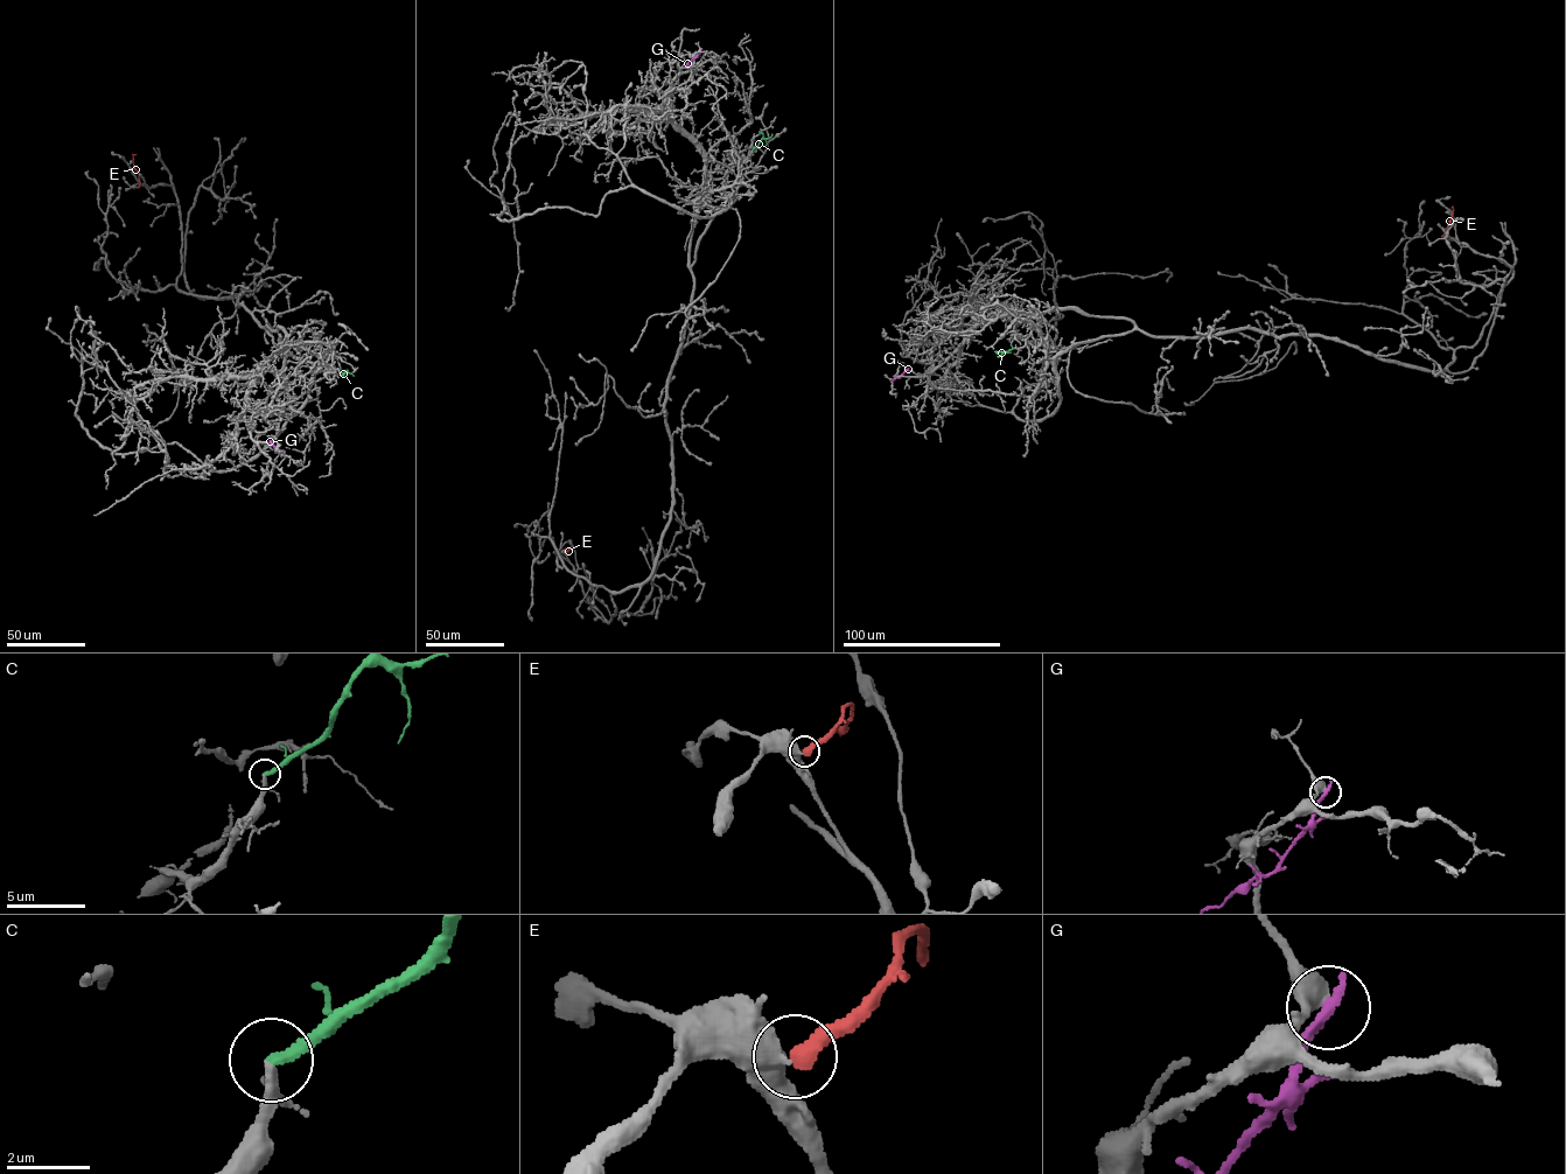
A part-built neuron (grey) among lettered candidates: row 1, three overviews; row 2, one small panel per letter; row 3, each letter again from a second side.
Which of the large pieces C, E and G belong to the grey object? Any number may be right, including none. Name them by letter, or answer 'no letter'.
C

